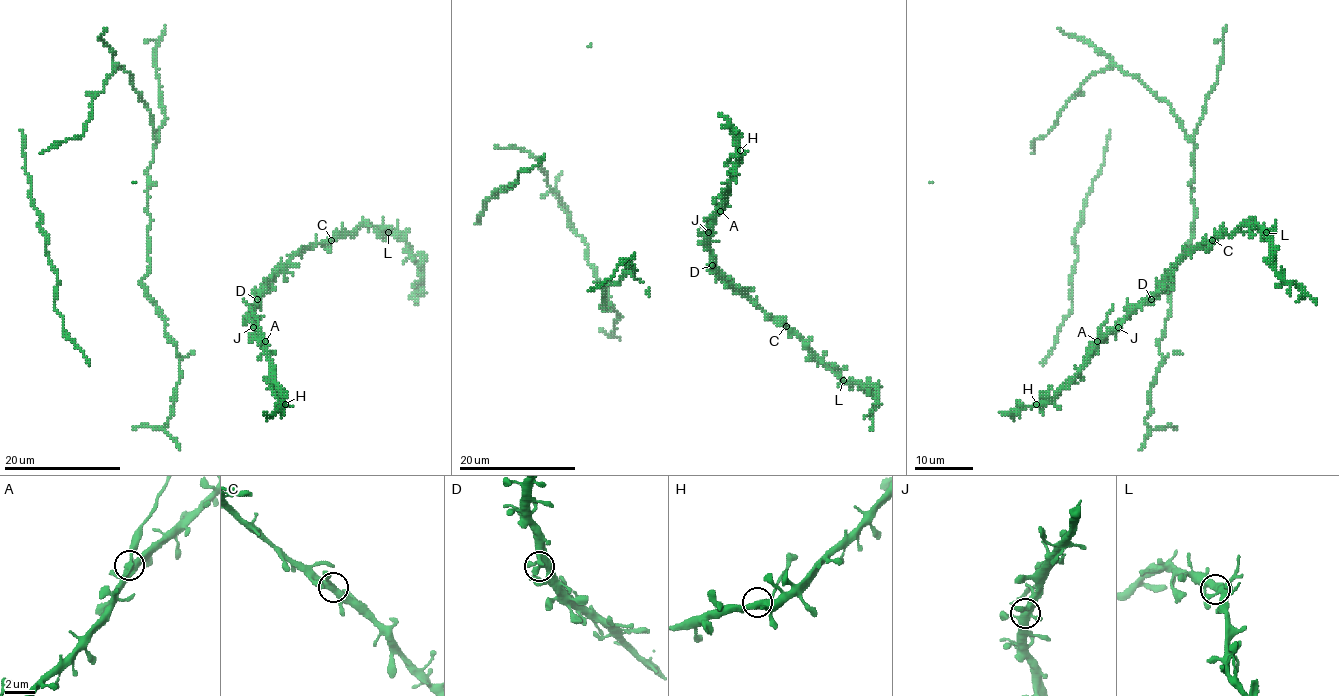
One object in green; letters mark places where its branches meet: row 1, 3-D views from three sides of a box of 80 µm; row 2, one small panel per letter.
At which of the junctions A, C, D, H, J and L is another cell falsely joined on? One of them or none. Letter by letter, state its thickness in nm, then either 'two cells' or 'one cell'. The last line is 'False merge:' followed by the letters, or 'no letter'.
A: 420 nm | two cells
C: 380 nm | one cell
D: 440 nm | one cell
H: 400 nm | one cell
J: 400 nm | one cell
L: 420 nm | one cell
False merge: A

